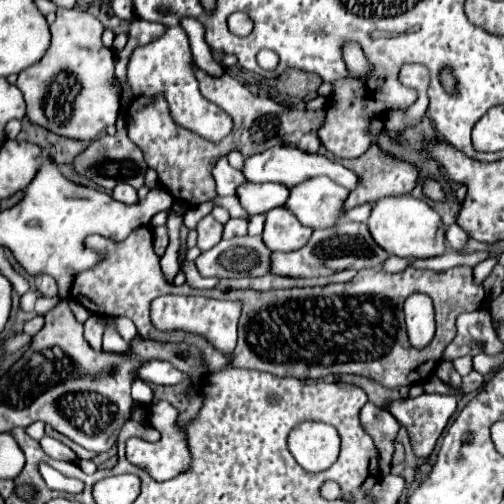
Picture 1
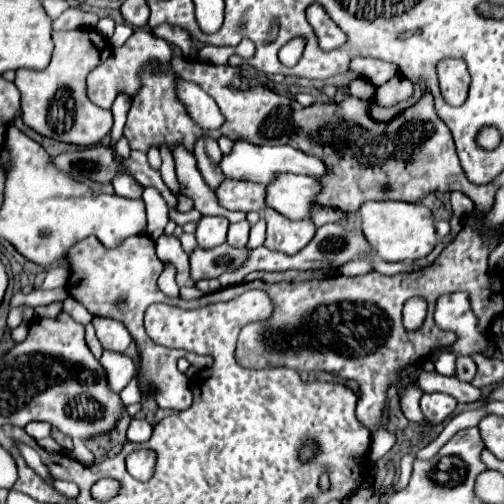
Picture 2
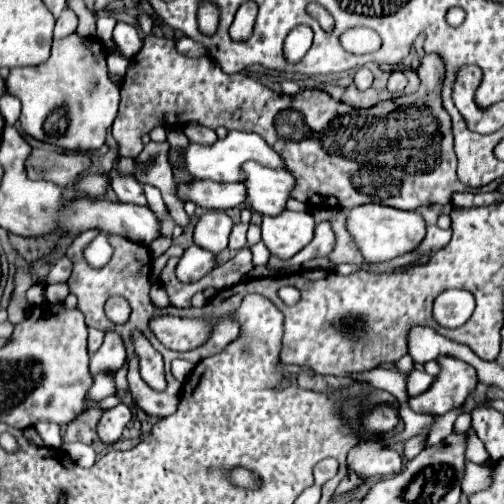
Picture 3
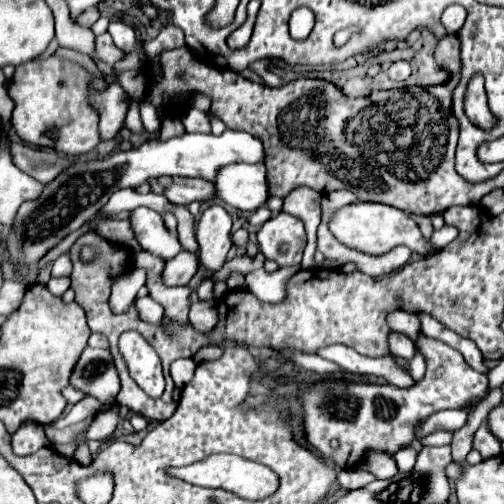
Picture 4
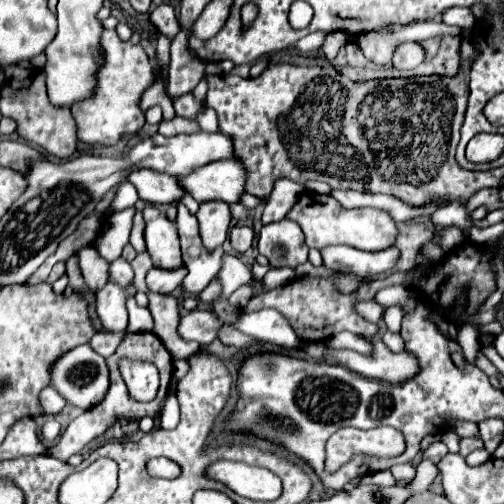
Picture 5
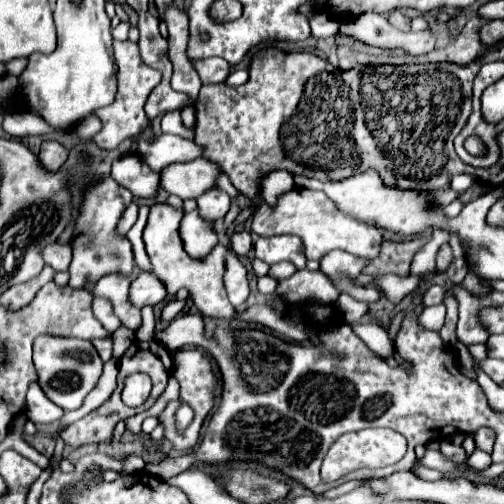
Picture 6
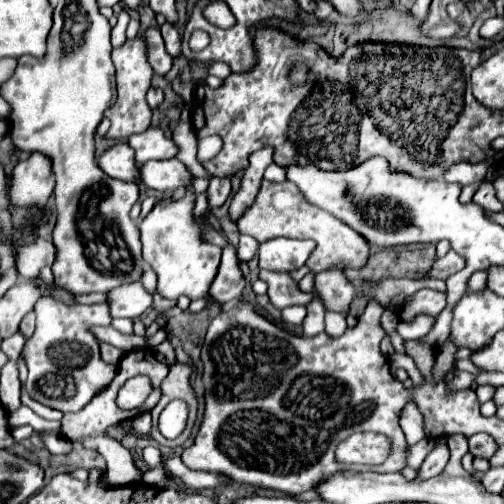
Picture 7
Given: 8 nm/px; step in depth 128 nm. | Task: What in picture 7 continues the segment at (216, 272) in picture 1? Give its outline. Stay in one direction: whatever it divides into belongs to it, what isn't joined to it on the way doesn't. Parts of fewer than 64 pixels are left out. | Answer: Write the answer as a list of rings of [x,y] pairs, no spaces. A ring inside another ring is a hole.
[[[142,282],[124,284],[108,292],[110,312],[114,318],[138,318],[152,306],[152,294],[144,290]]]

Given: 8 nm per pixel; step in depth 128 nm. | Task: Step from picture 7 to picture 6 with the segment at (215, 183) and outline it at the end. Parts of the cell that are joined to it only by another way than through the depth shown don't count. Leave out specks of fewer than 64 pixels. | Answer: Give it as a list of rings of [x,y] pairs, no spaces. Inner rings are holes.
[[[220,188],[204,192],[196,202],[200,216],[208,222],[216,222],[218,218],[224,218],[226,212],[230,210],[230,196]]]

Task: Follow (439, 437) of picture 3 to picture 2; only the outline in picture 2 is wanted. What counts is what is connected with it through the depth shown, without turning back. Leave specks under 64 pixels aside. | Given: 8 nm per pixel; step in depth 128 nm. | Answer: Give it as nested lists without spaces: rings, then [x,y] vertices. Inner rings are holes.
[[[414,454],[405,455],[400,462],[400,479],[396,484],[396,489],[404,488],[408,485],[412,471],[413,462],[416,459]]]

